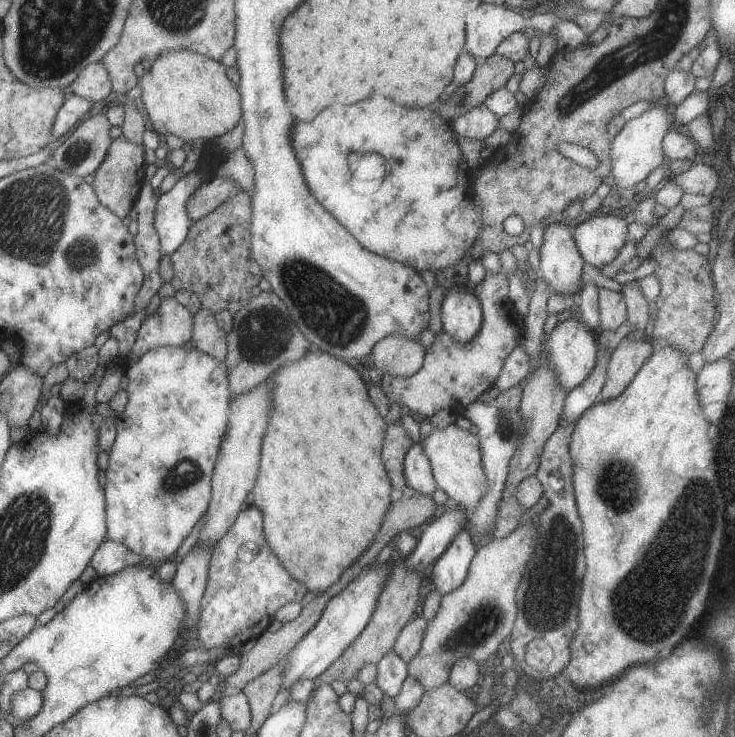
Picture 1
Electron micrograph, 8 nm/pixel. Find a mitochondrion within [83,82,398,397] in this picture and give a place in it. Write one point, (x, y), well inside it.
(324, 305)

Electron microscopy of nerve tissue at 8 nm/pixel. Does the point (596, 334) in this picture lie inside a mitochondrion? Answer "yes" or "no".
no

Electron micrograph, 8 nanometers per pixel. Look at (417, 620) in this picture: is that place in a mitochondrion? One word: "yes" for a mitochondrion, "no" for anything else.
no

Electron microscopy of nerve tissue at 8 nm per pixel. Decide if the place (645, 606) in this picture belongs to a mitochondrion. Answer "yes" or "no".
yes

